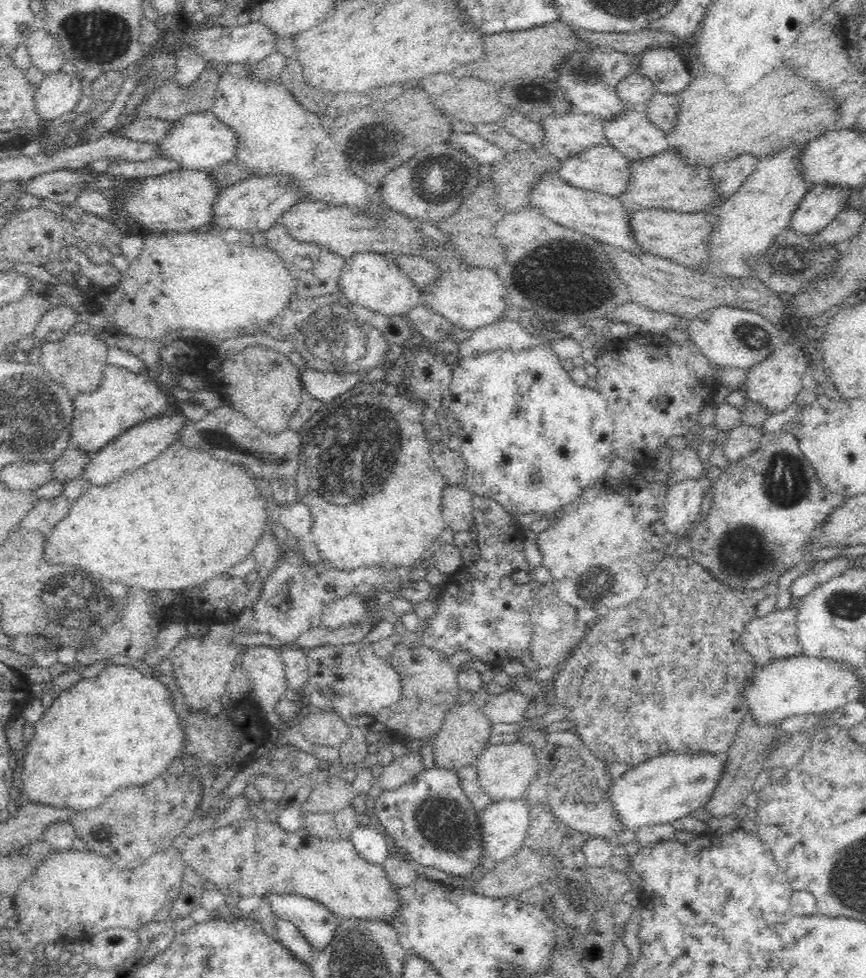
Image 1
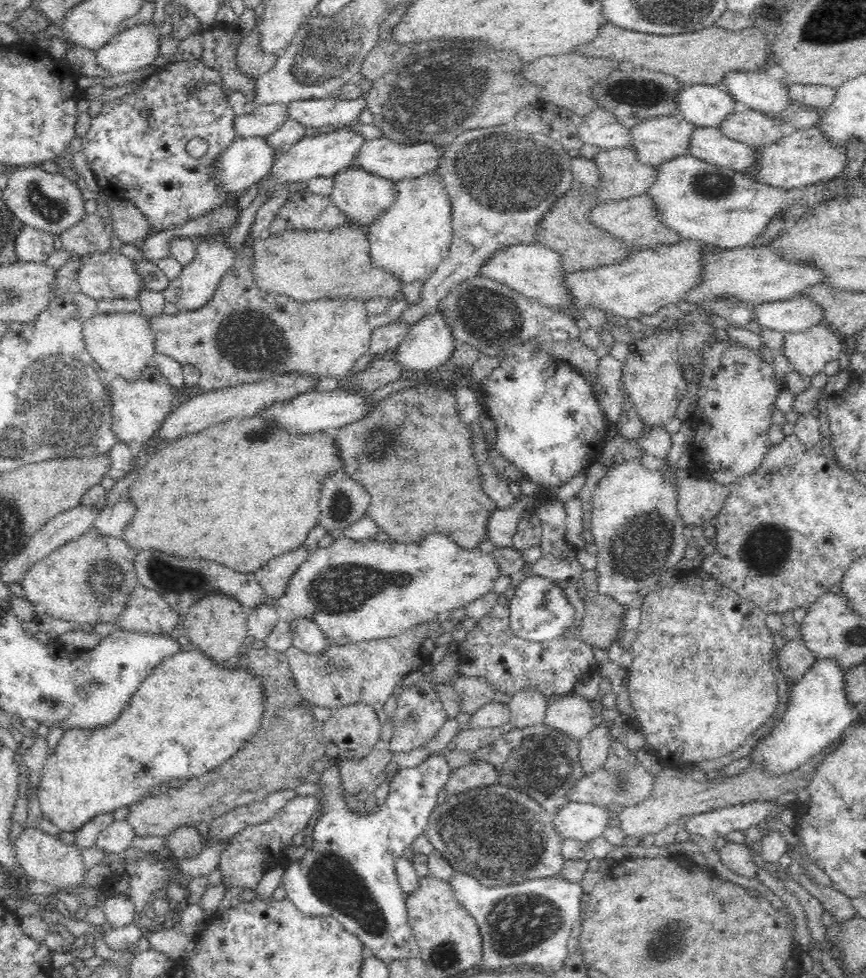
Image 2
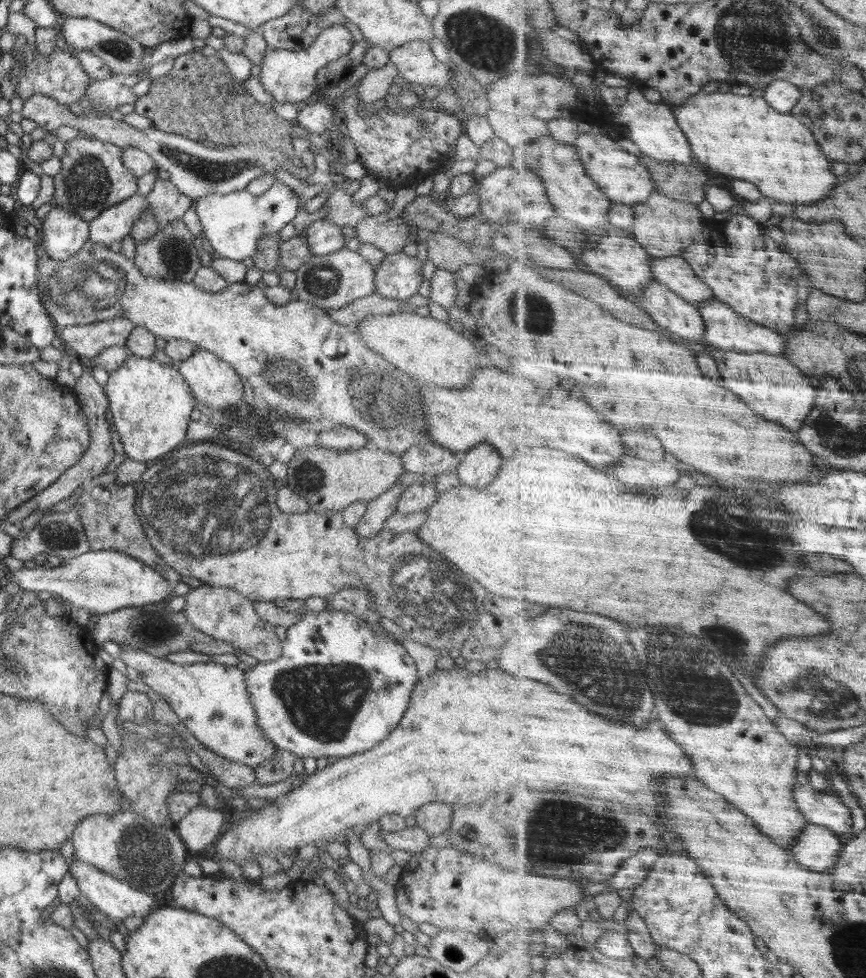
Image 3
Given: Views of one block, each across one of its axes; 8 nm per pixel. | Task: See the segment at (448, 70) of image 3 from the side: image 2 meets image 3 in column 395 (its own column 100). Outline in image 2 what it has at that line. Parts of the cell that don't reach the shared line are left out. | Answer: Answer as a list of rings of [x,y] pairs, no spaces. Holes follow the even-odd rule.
[[[153,23],[122,31],[97,50],[96,62],[111,75],[153,64],[160,50],[160,31]]]

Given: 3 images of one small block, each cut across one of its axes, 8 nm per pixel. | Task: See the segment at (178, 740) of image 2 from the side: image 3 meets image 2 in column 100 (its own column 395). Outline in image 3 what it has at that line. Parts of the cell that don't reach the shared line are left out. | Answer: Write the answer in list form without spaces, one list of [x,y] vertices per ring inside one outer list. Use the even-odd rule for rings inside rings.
[[[494,665],[478,673],[472,673],[464,667],[461,668],[458,666],[451,670],[436,668],[426,678],[417,681],[410,695],[410,704],[398,726],[382,742],[374,746],[372,750],[365,750],[364,752],[347,757],[339,757],[335,763],[328,764],[322,770],[316,770],[310,774],[300,787],[292,789],[286,795],[280,795],[276,799],[267,800],[269,804],[266,807],[254,810],[257,812],[254,815],[248,815],[243,819],[237,820],[224,835],[219,836],[218,840],[212,844],[208,851],[200,853],[200,856],[211,859],[217,864],[220,864],[223,860],[230,860],[238,866],[242,866],[247,861],[256,863],[254,854],[262,854],[262,856],[268,859],[274,858],[276,860],[276,854],[288,856],[286,855],[288,850],[297,853],[298,850],[309,845],[323,847],[325,843],[331,840],[342,839],[342,836],[346,836],[346,830],[352,831],[354,826],[368,827],[368,824],[378,822],[382,814],[397,814],[406,818],[406,816],[413,815],[418,808],[424,806],[426,803],[435,802],[455,805],[458,802],[462,802],[462,804],[484,802],[488,796],[494,796],[498,790],[510,790],[510,788],[530,788],[532,786],[532,788],[542,788],[542,790],[546,790],[546,788],[548,790],[570,790],[570,792],[574,790],[574,792],[580,792],[580,794],[590,794],[590,796],[598,796],[598,798],[604,798],[612,802],[624,802],[624,804],[630,804],[630,806],[642,804],[642,806],[662,808],[660,806],[662,798],[658,796],[656,780],[660,780],[664,774],[682,776],[682,774],[688,774],[688,772],[692,774],[692,770],[694,770],[694,764],[692,764],[692,760],[686,754],[688,750],[682,744],[678,744],[677,739],[670,738],[669,731],[664,730],[664,728],[664,722],[658,716],[653,718],[644,728],[624,722],[616,724],[613,719],[610,722],[605,716],[602,718],[598,714],[592,714],[588,708],[580,706],[570,696],[558,694],[552,686],[548,686],[544,682],[538,682],[538,680],[529,679],[528,677],[525,679],[514,677]]]

